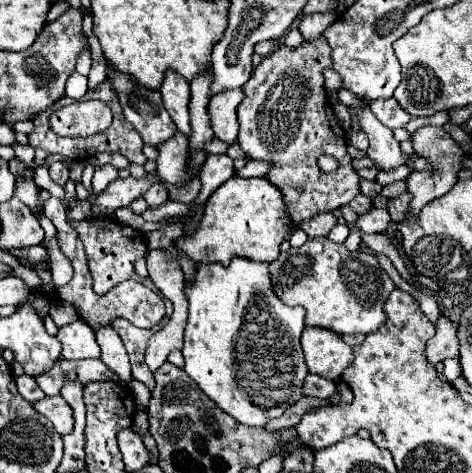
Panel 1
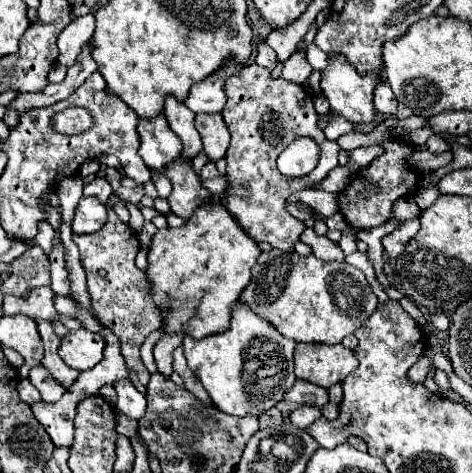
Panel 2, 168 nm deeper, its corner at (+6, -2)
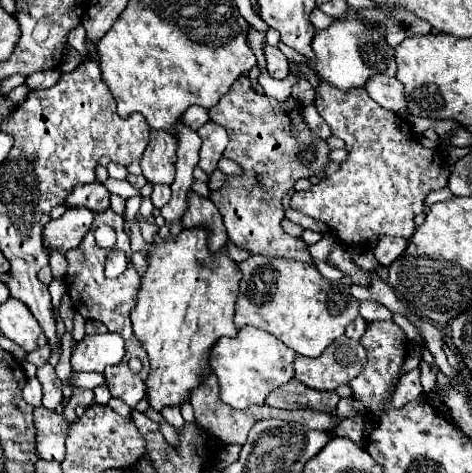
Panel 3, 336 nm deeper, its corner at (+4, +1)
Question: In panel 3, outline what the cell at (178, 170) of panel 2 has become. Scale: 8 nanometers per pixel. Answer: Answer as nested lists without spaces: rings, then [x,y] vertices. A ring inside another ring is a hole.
[[[192,193],[192,197],[188,201],[190,201],[190,205],[188,205],[188,213],[184,213],[182,225],[186,229],[198,229],[198,227],[206,229],[210,253],[212,255],[220,253],[228,241],[228,235],[226,235],[226,229],[224,229],[224,223],[222,223],[222,217],[220,217],[216,205],[210,199],[204,199],[196,193]]]

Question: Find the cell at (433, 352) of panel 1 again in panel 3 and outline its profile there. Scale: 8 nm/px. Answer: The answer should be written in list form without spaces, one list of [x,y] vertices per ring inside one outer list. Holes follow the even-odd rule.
[[[414,369],[410,373],[406,373],[404,377],[400,377],[398,387],[392,395],[392,407],[394,409],[402,409],[406,403],[418,399],[422,395],[422,385],[420,385],[420,371]]]

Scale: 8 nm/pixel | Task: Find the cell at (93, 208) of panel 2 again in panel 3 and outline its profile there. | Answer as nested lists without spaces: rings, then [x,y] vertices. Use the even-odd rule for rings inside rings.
[[[68,209],[60,219],[48,221],[42,231],[44,247],[48,251],[70,251],[80,245],[92,225],[94,215],[86,209]]]

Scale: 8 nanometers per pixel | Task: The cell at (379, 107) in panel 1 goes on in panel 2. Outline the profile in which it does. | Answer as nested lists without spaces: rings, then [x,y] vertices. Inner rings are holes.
[[[378,84],[376,90],[374,90],[374,108],[376,112],[380,114],[386,114],[386,116],[394,116],[396,110],[398,110],[398,102],[390,90],[388,84]]]

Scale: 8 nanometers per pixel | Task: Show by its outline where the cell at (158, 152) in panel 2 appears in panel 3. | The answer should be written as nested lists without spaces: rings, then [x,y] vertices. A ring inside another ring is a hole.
[[[150,131],[150,143],[142,157],[142,173],[148,183],[172,185],[172,163],[176,161],[178,143],[166,131]]]

